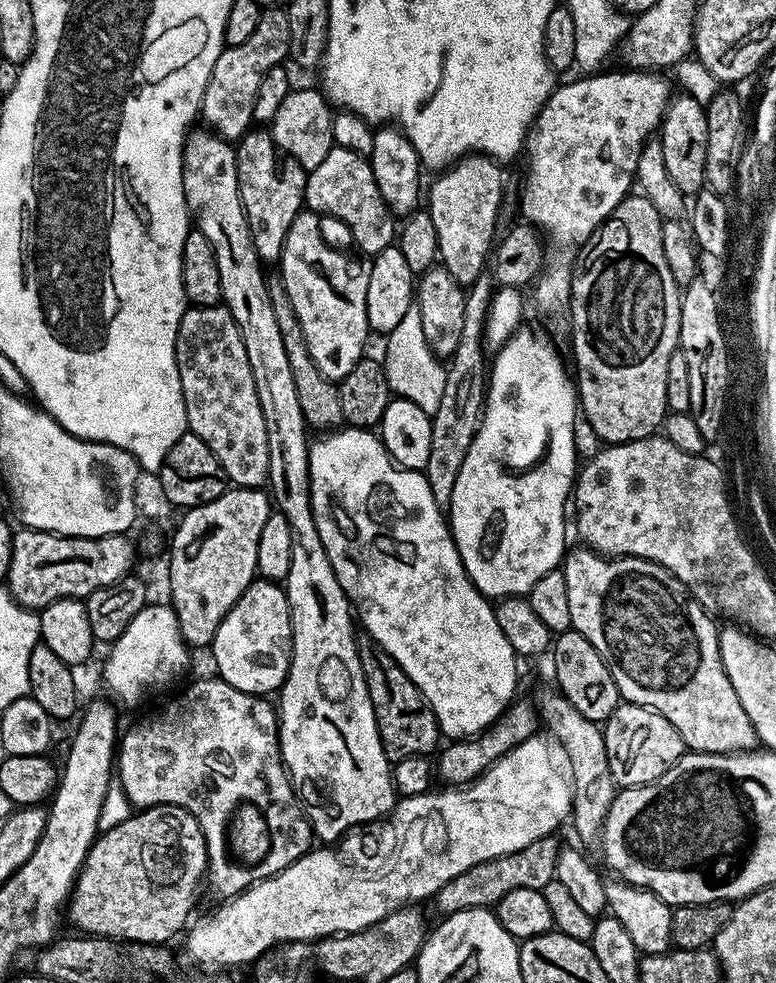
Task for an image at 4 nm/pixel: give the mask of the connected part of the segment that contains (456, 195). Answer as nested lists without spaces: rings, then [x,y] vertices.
[[[469,154],[448,165],[437,175],[440,177],[426,188],[426,210],[434,220],[434,231],[438,234],[439,263],[462,286],[472,286],[468,284],[474,283],[483,272],[485,275],[494,252],[494,241],[498,236],[497,220],[505,203],[504,176],[500,168],[501,165],[490,156]]]

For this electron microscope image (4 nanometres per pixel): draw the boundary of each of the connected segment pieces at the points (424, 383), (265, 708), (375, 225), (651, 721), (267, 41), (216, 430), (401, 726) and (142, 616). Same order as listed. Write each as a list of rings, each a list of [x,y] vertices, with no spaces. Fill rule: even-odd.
[[[412,301],[405,317],[386,336],[386,352],[382,355],[387,385],[395,397],[414,402],[424,413],[432,415],[441,406],[442,393],[445,390],[445,365],[439,357],[433,355],[426,344],[422,329],[422,316],[418,304]]]
[[[196,680],[181,696],[176,696],[161,712],[140,720],[128,733],[123,733],[118,748],[118,776],[128,796],[131,807],[136,810],[153,808],[156,804],[178,804],[200,823],[202,834],[206,838],[208,865],[206,873],[207,887],[221,892],[224,898],[239,896],[251,884],[278,874],[298,858],[302,858],[313,847],[314,833],[303,807],[296,805],[298,792],[291,776],[288,775],[284,760],[280,757],[280,737],[278,735],[278,712],[273,701],[264,696],[253,696],[230,686],[225,680]],[[236,800],[251,801],[266,814],[271,823],[272,852],[265,857],[262,865],[252,870],[237,870],[231,863],[222,861],[220,853],[220,827],[227,816],[228,809]]]
[[[335,146],[322,158],[322,163],[314,166],[312,172],[307,173],[308,181],[304,187],[304,203],[307,211],[315,212],[321,217],[333,216],[336,220],[341,220],[346,227],[352,231],[352,236],[356,239],[356,244],[365,252],[365,257],[371,258],[379,254],[382,250],[393,247],[398,236],[398,224],[393,214],[384,204],[382,194],[378,190],[378,182],[374,182],[374,170],[367,159],[354,150],[342,150]]]
[[[621,702],[610,714],[602,731],[608,755],[608,773],[612,776],[613,785],[620,788],[653,784],[662,778],[662,774],[666,774],[666,770],[673,768],[686,751],[683,738],[678,730],[674,730],[664,712],[656,712],[653,708],[643,708],[637,704]],[[635,720],[640,720],[640,724],[632,725]],[[628,736],[632,736],[633,744],[628,744]]]
[[[283,7],[268,8],[261,11],[254,34],[242,42],[242,46],[225,47],[220,53],[214,70],[210,70],[210,82],[206,82],[204,97],[200,103],[199,115],[209,129],[221,140],[235,142],[253,127],[254,102],[262,78],[271,68],[279,68],[288,60],[290,46],[290,18]]]
[[[223,303],[205,308],[185,307],[176,335],[176,365],[186,402],[188,431],[210,446],[214,458],[218,458],[222,470],[235,487],[264,488],[270,470],[266,418],[262,418],[262,404],[258,402],[258,390],[254,390],[254,374],[250,374],[250,360],[246,358],[246,342],[242,342],[242,330],[238,330],[234,314],[230,314]]]
[[[364,638],[359,641],[358,647],[362,674],[366,678],[370,702],[374,706],[378,734],[389,761],[395,762],[411,756],[428,756],[432,751],[435,753],[436,743],[442,740],[442,733],[436,715],[424,700],[418,686],[410,682],[402,666],[398,666],[398,662],[390,658],[390,654],[382,651],[379,644]]]
[[[155,602],[144,605],[111,648],[112,653],[104,664],[104,684],[113,696],[111,699],[124,704],[138,703],[144,692],[150,691],[155,684],[170,683],[187,666],[190,653],[180,633],[175,610],[167,603]]]

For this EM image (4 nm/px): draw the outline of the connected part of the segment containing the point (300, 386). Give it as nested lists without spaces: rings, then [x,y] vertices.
[[[276,278],[269,279],[268,293],[274,308],[274,319],[278,322],[278,334],[282,334],[282,347],[286,350],[287,361],[290,362],[294,390],[298,390],[298,406],[302,406],[305,425],[312,430],[339,429],[344,424],[339,387],[333,381],[327,380],[322,370],[318,370],[318,366],[314,366],[314,358],[310,358],[310,350],[306,350],[306,342],[302,338],[302,326],[298,326],[298,314],[294,314],[294,306],[290,306],[290,298],[283,283]]]

